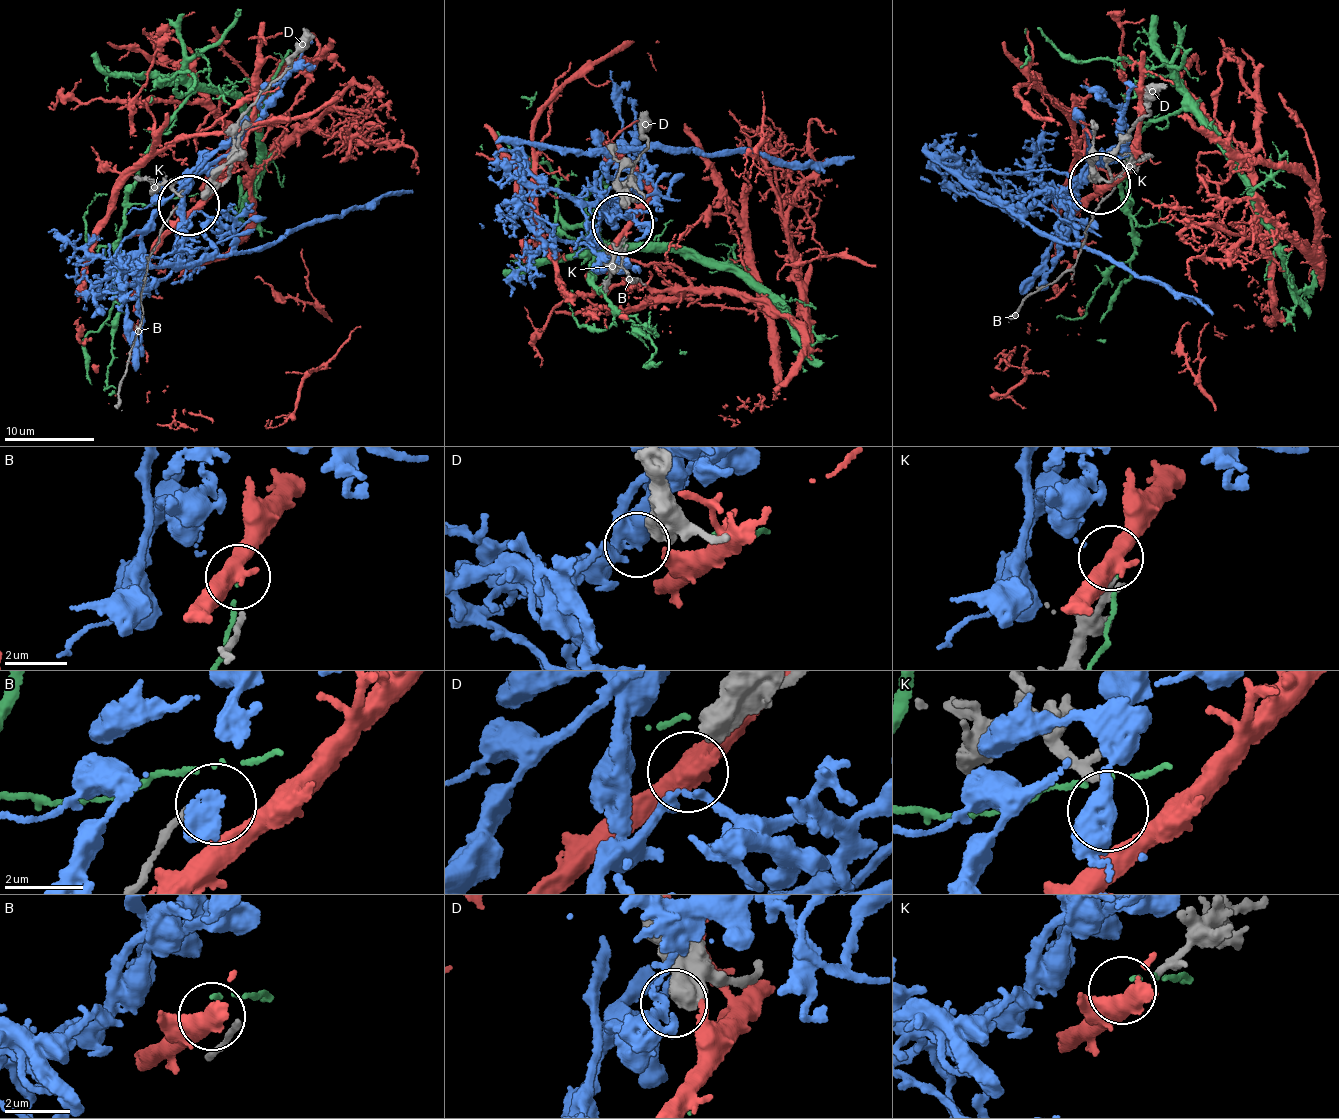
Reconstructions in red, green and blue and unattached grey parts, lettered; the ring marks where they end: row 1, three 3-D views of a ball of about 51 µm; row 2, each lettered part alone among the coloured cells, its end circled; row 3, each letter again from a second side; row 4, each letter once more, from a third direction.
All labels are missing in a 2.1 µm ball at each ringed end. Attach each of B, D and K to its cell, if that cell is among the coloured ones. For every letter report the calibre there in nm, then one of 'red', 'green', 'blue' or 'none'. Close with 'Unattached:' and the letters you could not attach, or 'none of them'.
B: 160 nm | none
D: 700 nm | blue
K: 160 nm | red
Unattached: B

